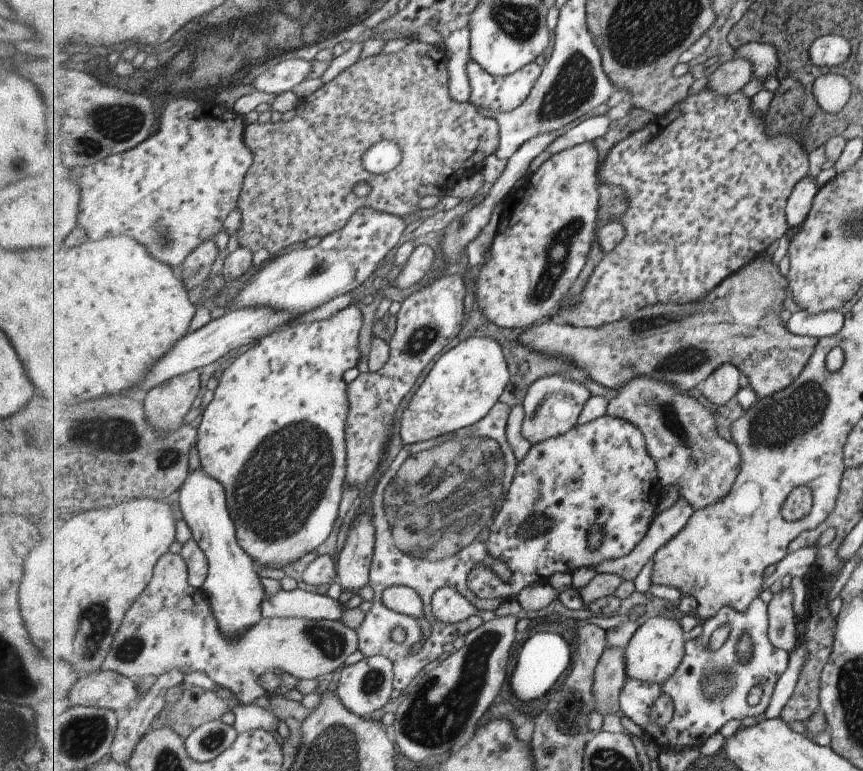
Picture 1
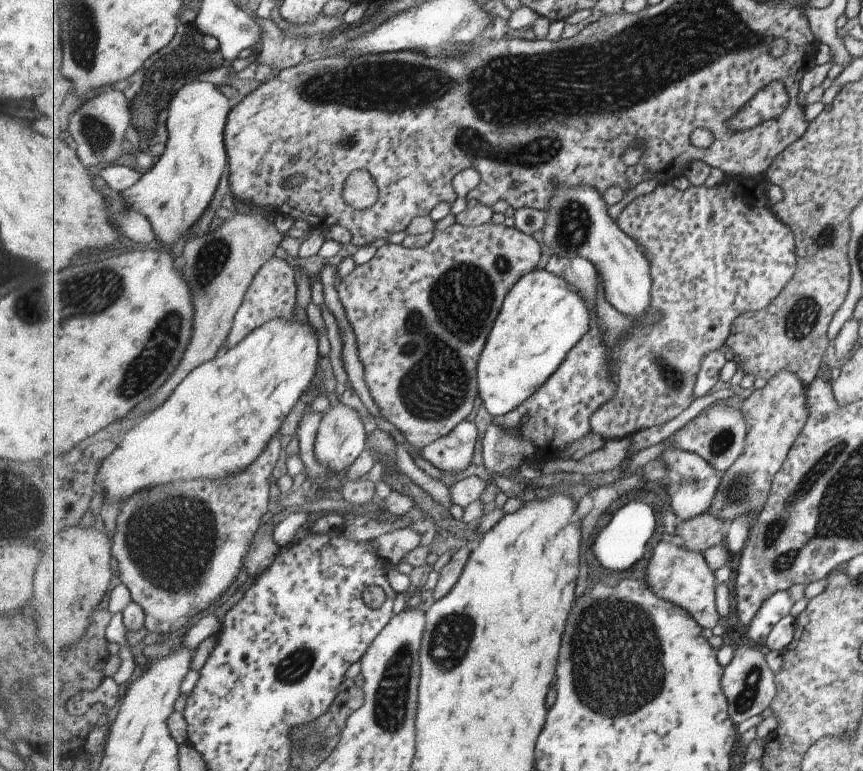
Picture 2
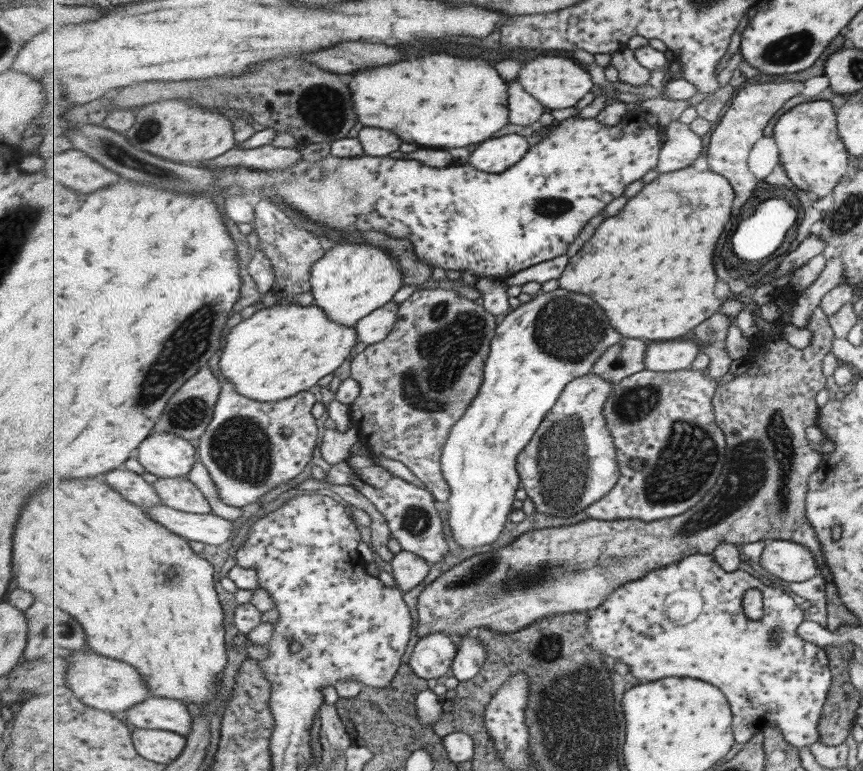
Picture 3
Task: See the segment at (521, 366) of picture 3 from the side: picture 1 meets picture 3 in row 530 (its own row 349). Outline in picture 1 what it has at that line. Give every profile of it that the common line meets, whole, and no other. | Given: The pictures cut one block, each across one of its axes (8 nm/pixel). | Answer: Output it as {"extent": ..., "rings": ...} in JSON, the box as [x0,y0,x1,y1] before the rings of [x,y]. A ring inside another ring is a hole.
{"extent":[400,337,509,444],"rings":[[[472,337],[444,353],[400,416],[403,444],[422,443],[470,427],[490,414],[509,384],[509,368],[499,342]]]}

